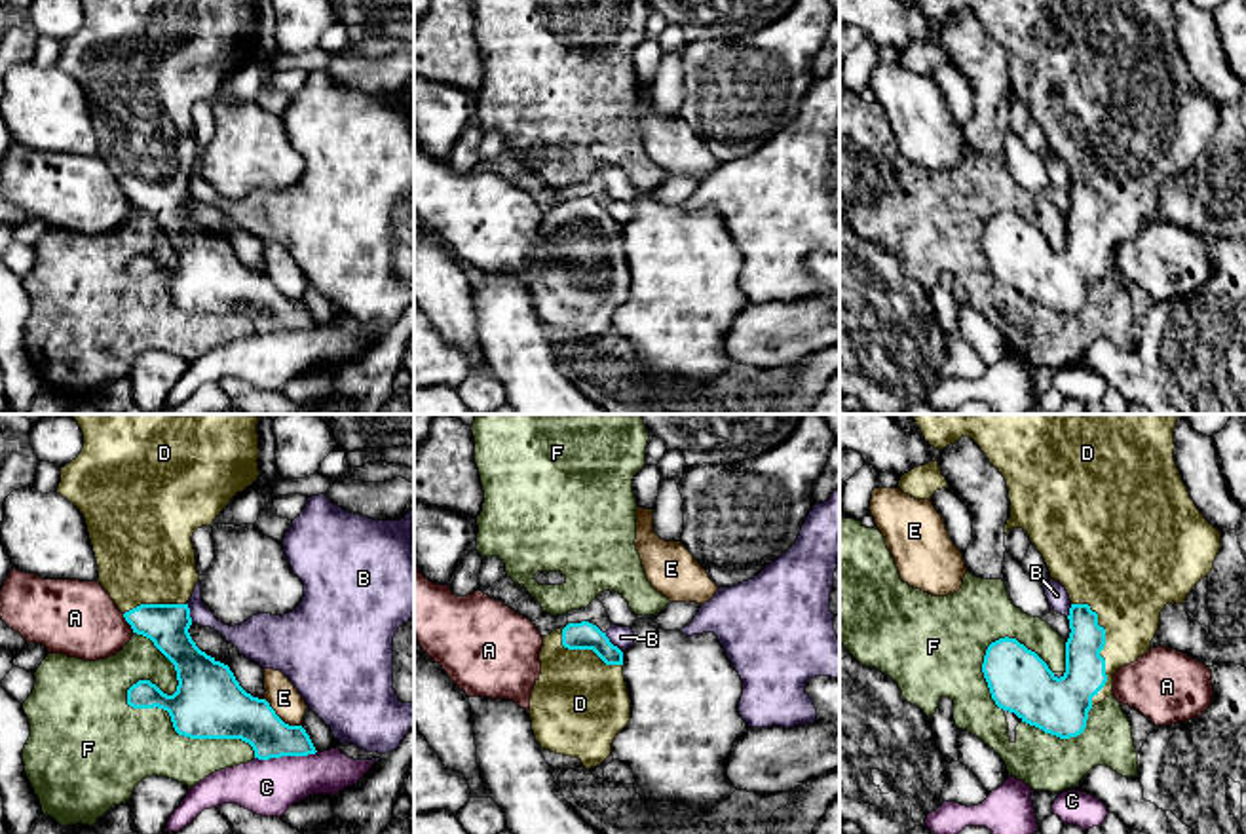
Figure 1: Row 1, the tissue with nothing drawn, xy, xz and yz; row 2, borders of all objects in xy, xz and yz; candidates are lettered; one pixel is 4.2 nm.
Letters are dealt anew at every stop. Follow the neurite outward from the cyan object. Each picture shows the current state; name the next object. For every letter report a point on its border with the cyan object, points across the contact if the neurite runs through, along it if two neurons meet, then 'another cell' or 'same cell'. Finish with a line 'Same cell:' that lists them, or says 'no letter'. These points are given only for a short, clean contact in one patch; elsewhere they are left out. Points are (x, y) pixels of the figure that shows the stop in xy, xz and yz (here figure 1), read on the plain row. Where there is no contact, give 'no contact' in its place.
A: contact xy (128, 196); another cell
B: contact xz (610, 217); another cell
C: contact xy (285, 329); another cell
D: contact yz (1102, 223); same cell
E: contact xy (280, 293); border xy (264, 272), (285, 297), (301, 301); another cell
F: contact xy (135, 282); another cell
Same cell: D

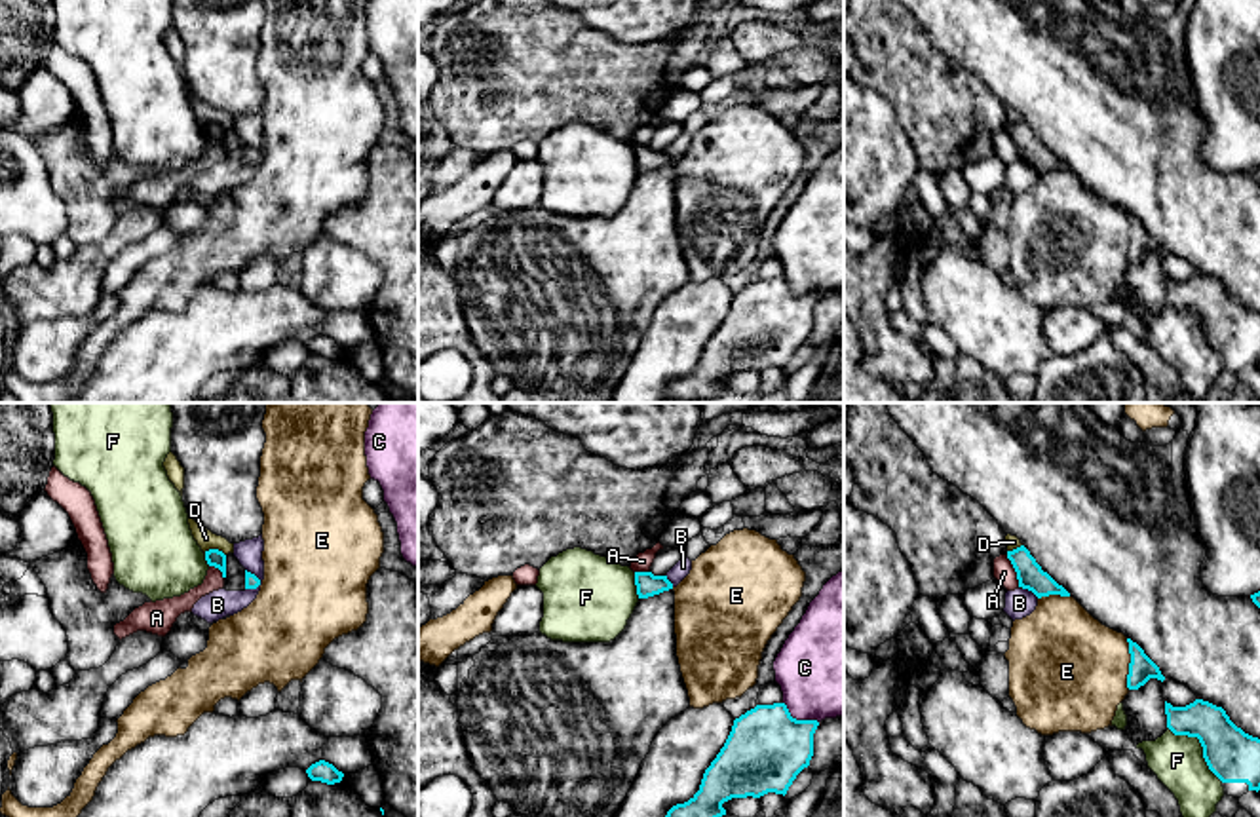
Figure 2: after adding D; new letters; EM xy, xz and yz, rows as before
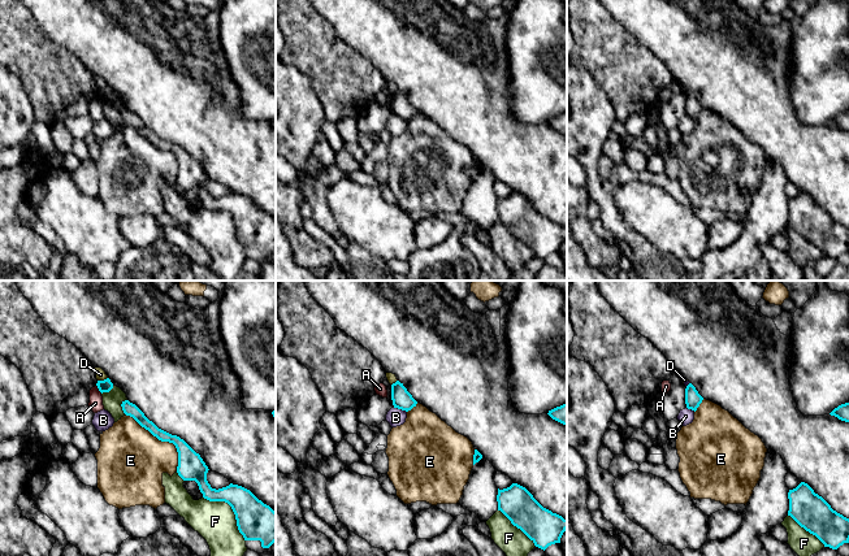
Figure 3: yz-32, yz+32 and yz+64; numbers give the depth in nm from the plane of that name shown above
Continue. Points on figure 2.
A: contact yz (1015, 145); border yz (1006, 130), (1019, 160); another cell
B: contact yz (1030, 164); border yz (1023, 162), (1038, 171); another cell
C: contact xz (799, 295); another cell
D: contact xy (215, 124); border xy (204, 126), (217, 124), (225, 130); another cell
E: contact yz (1129, 238); another cell
F: contact yz (1202, 320); another cell
Same cell: no letter

